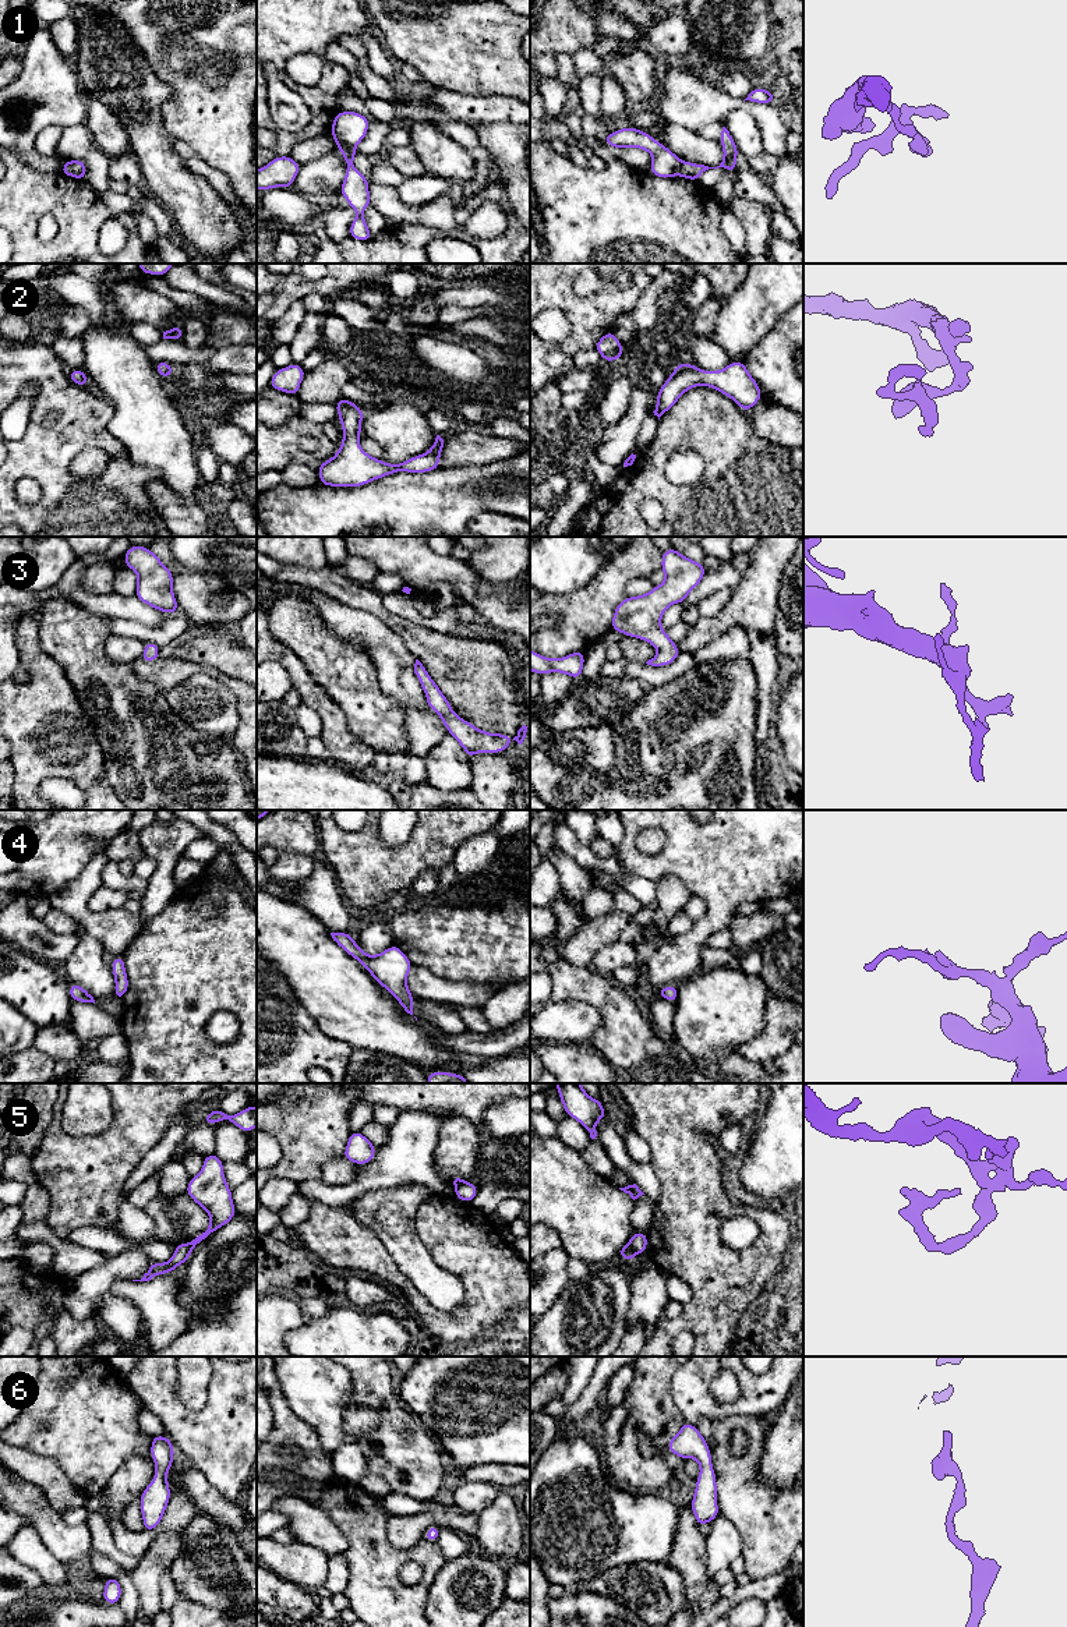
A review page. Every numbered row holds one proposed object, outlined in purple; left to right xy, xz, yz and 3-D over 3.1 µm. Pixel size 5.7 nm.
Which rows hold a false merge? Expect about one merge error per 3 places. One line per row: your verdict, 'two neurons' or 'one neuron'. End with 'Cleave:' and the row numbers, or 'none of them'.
1: two neurons
2: one neuron
3: one neuron
4: one neuron
5: two neurons
6: one neuron
Cleave: 1, 5

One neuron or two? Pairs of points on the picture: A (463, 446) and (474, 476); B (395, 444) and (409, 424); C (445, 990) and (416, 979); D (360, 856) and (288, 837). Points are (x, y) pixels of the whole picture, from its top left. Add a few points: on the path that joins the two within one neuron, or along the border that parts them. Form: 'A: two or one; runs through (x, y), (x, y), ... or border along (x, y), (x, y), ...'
A: two; border along (502, 459), (490, 463), (440, 469)
B: one; runs through (399, 439), (405, 428)
C: one; runs through (438, 990), (423, 983)
D: two; border along (318, 824), (321, 848)

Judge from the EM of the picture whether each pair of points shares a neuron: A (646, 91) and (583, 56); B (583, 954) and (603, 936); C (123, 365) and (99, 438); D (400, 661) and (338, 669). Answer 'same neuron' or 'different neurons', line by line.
A: different neurons
B: same neuron
C: different neurons
D: different neurons

